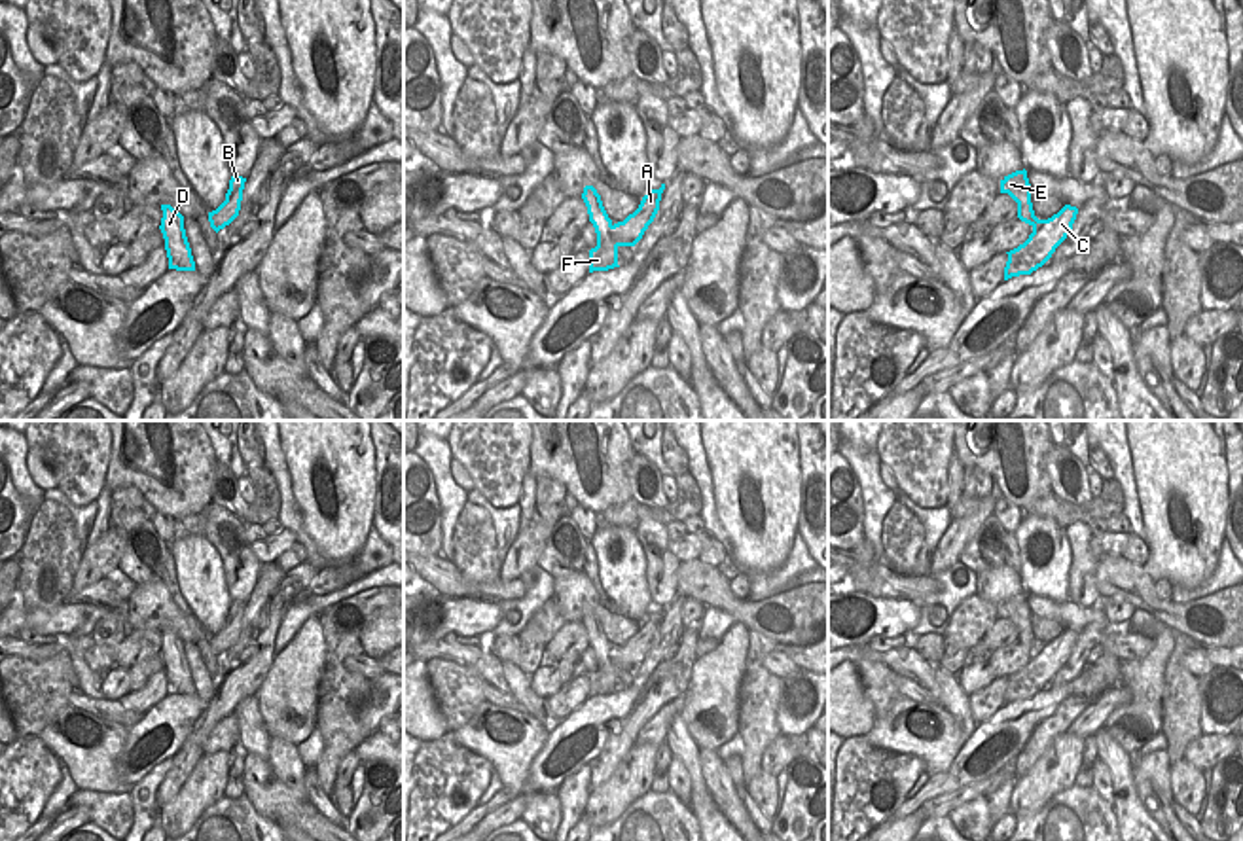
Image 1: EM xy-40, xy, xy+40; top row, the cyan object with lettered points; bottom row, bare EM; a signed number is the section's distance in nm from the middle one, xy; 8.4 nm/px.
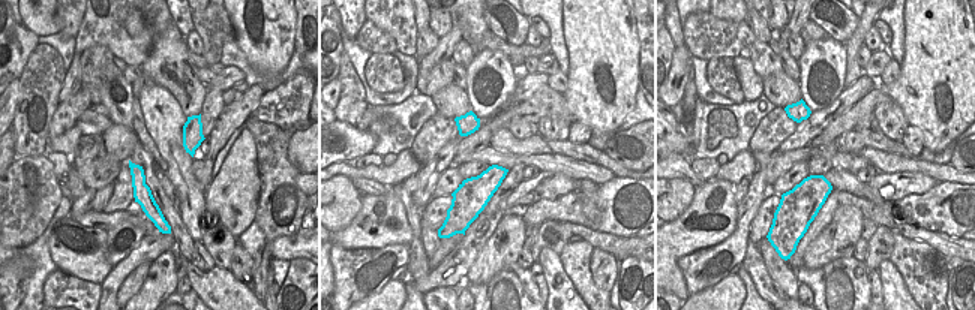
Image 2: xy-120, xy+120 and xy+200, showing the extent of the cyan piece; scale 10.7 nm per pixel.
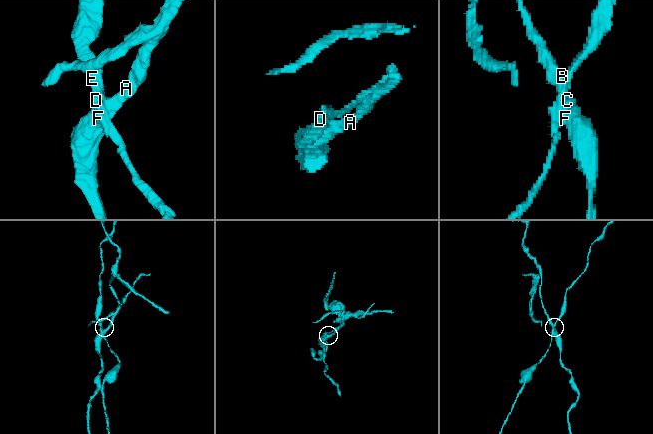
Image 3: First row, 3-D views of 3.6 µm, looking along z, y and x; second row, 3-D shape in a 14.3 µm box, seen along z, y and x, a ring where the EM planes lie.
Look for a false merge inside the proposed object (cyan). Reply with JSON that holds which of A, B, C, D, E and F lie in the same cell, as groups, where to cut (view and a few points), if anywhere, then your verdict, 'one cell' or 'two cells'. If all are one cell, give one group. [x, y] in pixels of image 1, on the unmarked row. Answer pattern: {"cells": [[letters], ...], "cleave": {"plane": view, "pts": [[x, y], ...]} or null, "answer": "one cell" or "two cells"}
{"cells": [["A", "B", "C", "F"], ["D", "E"]], "cleave": {"plane": "xy", "pts": [[611, 648], [614, 671], [595, 673]]}, "answer": "two cells"}

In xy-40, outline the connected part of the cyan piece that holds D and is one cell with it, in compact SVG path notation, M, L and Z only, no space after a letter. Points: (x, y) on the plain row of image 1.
M161 629L161 657L171 693L195 695L195 686L184 653L184 640L171 629Z

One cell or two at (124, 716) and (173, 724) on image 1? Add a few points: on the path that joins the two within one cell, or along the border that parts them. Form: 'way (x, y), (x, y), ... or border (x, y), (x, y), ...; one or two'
border (144, 715), (129, 728); two

